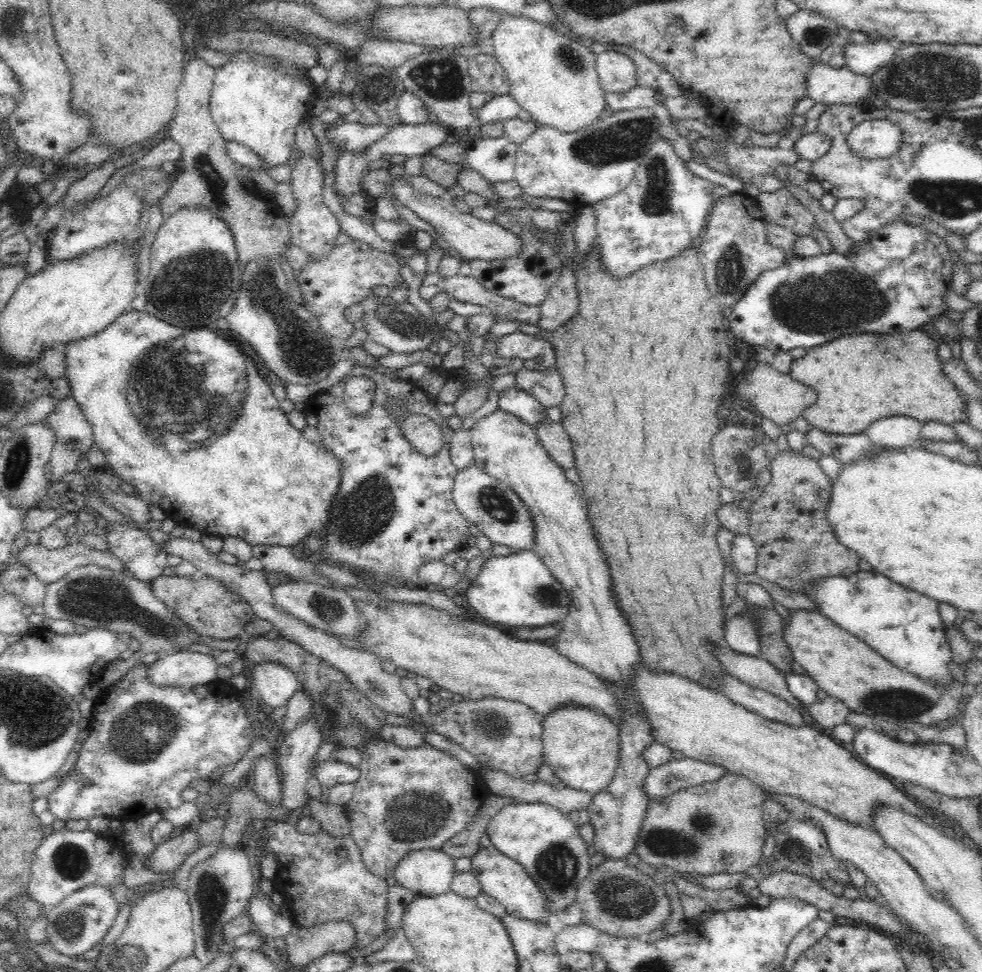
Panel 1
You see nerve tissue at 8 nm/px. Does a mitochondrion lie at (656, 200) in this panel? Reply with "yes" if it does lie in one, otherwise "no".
yes

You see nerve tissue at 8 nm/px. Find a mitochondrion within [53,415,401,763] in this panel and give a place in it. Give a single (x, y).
(98, 600)

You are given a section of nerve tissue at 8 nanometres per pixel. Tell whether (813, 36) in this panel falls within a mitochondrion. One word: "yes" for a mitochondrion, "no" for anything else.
yes

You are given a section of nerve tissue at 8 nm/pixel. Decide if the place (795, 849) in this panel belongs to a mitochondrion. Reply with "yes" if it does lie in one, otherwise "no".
yes

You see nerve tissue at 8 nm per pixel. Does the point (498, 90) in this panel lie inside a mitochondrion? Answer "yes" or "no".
no

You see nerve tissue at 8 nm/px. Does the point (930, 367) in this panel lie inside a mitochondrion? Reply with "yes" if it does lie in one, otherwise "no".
no

